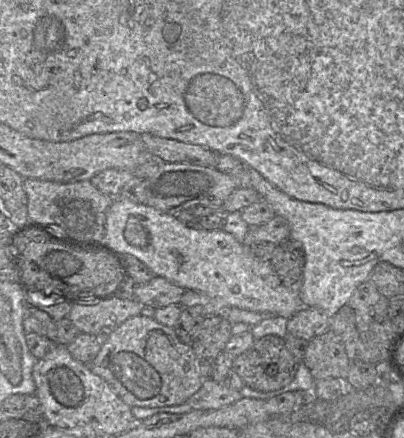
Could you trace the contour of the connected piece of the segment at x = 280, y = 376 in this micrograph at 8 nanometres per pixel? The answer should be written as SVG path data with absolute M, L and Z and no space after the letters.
M266 335L255 340L250 349L234 359L232 370L241 377L245 386L270 392L290 384L296 376L301 361L287 348L285 336Z

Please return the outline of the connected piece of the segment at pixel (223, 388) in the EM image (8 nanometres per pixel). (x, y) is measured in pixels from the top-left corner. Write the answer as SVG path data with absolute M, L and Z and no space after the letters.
M206 379L202 387L186 403L189 403L193 410L217 410L239 401L242 397L240 391L230 388L225 383Z

